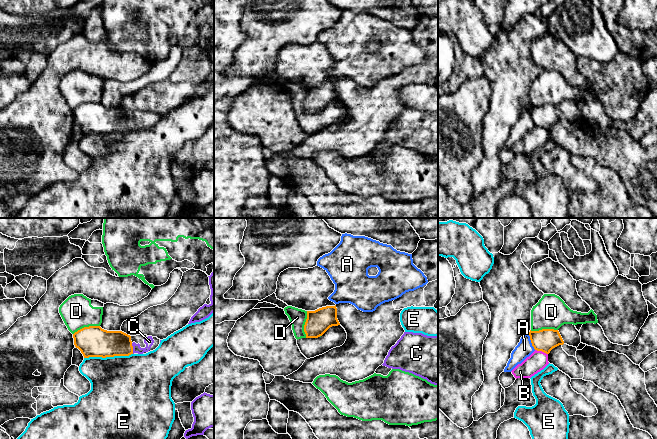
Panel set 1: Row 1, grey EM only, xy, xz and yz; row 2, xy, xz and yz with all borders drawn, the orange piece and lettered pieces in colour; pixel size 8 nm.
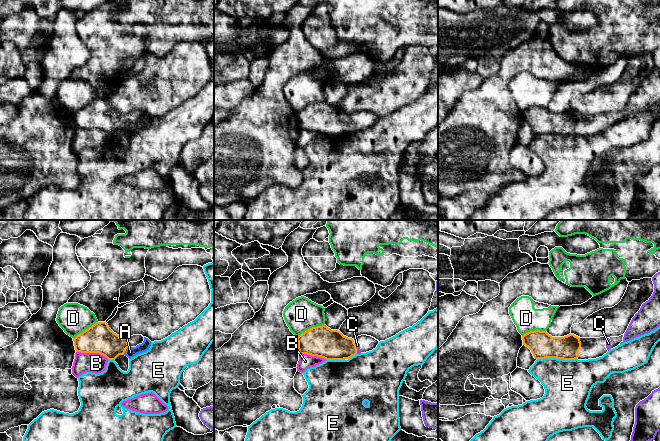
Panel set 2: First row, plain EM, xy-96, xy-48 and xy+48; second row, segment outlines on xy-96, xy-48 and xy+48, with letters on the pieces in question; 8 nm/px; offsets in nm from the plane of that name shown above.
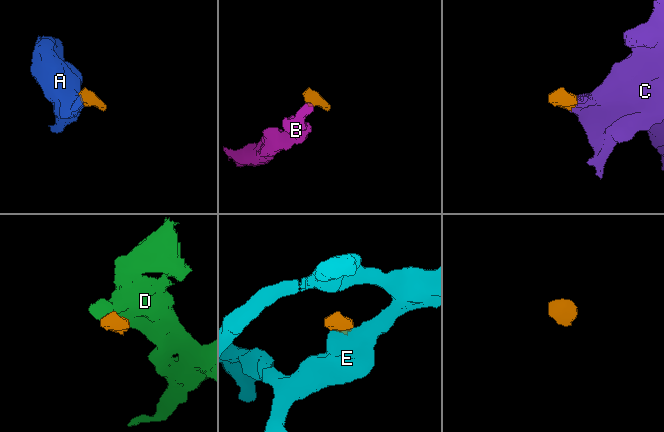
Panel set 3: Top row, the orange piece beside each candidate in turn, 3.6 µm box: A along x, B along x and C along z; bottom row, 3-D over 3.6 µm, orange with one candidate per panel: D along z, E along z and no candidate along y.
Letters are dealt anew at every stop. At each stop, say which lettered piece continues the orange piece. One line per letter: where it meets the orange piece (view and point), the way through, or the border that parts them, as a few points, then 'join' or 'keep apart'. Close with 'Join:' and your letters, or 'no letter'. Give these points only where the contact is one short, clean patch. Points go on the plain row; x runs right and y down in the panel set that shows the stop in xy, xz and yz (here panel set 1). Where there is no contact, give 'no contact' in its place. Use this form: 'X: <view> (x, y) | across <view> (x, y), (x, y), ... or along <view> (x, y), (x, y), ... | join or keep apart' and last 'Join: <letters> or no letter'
A: yz (531, 118) | keep apart
B: yz (541, 126) | along yz (535, 125), (547, 130) | keep apart
C: xy (132, 124) | join
D: yz (543, 105) | along yz (557, 105), (530, 106) | keep apart
E: xy (108, 132) | along xy (132, 129), (128, 131), (84, 134) | keep apart
Join: C

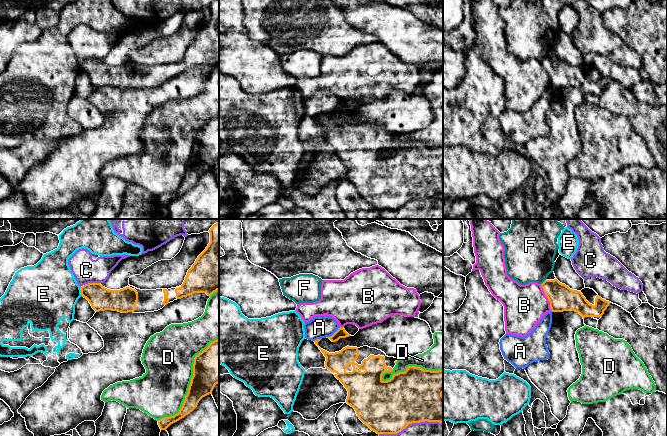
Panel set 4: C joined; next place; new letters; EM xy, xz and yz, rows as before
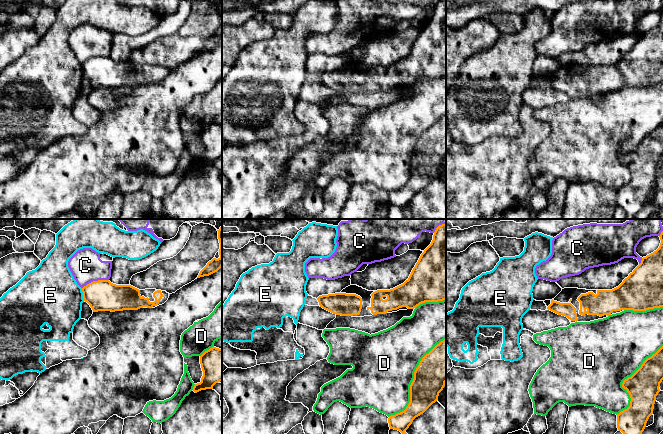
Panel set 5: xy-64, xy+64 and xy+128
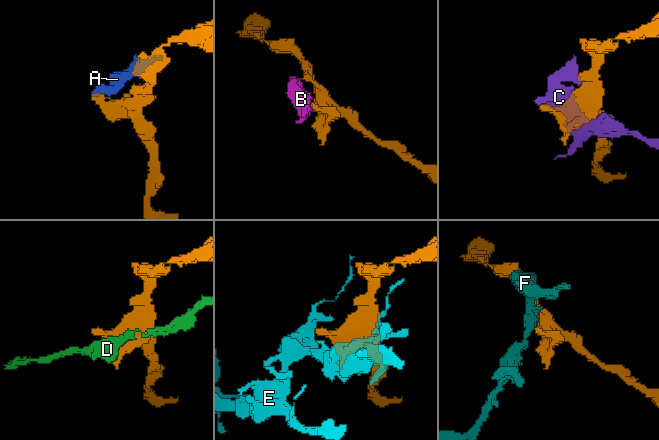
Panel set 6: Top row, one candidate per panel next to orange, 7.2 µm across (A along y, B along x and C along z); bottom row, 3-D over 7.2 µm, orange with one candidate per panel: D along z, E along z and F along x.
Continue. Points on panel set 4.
A: xz (334, 109) | along xz (340, 103), (327, 113) | keep apart
B: yz (546, 72) | keep apart
C: xz (410, 199) | keep apart
D: xy (190, 159) | keep apart
E: xy (81, 67) | along xy (79, 63), (82, 71) | keep apart
F: yz (543, 58) | along yz (545, 55), (541, 60) | keep apart
Join: no letter

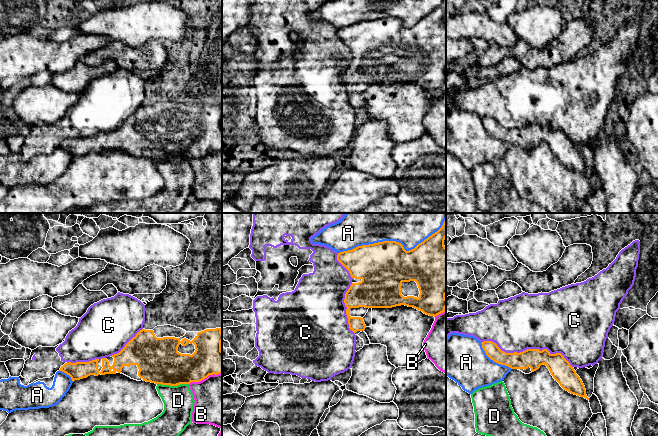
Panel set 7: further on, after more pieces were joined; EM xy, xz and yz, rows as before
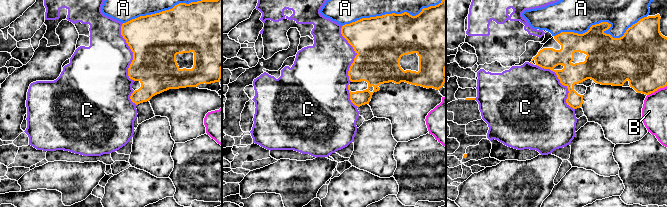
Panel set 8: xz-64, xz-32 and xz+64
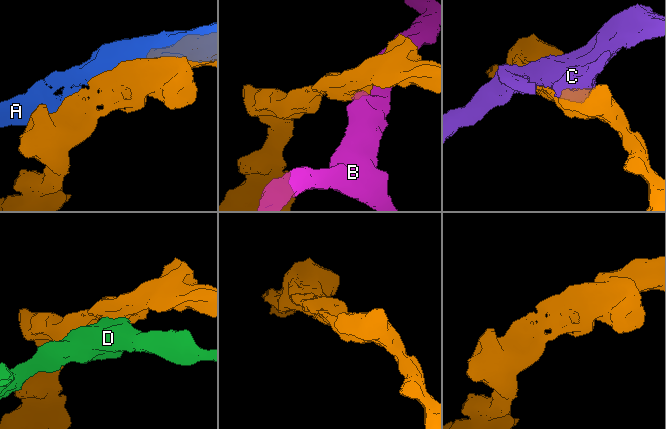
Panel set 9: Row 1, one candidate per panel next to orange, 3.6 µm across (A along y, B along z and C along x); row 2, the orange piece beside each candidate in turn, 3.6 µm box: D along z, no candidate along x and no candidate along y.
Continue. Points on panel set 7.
A: xz (391, 17) | keep apart
B: xy (205, 153) | along xy (221, 148), (209, 150), (203, 155), (192, 157), (189, 160) | keep apart
C: yz (528, 125) | keep apart
D: xy (173, 161) | along xy (157, 159), (165, 161), (188, 160) | keep apart
Join: no letter

